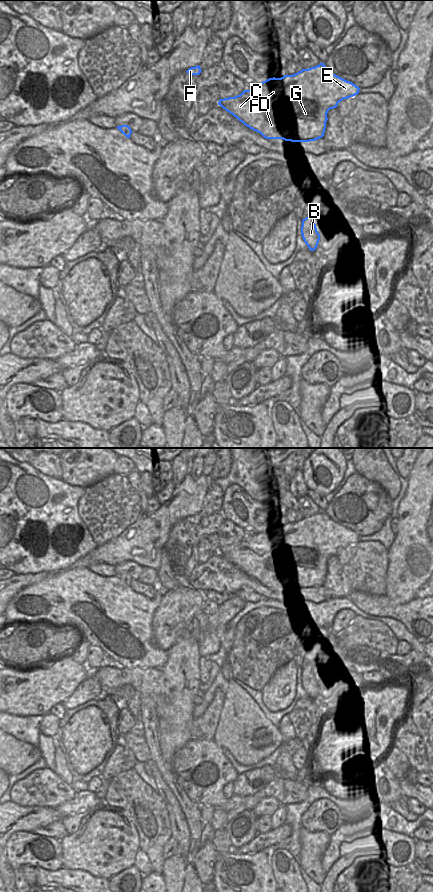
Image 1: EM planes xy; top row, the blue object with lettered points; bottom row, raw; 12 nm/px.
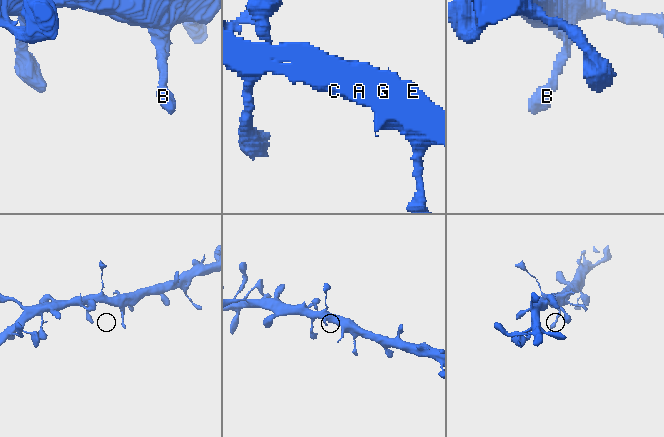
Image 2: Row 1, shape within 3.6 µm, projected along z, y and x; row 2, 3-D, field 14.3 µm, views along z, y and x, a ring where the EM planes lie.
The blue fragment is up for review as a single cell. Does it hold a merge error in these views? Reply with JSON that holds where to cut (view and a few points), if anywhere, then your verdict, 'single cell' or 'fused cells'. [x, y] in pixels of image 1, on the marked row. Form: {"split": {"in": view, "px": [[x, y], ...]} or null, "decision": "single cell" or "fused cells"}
{"split": null, "decision": "single cell"}

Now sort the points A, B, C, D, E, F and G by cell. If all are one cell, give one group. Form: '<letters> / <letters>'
A B C D E F G

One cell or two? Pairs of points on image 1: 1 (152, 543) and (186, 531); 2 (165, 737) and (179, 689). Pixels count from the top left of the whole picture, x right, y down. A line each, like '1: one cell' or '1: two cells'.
1: two cells
2: one cell

